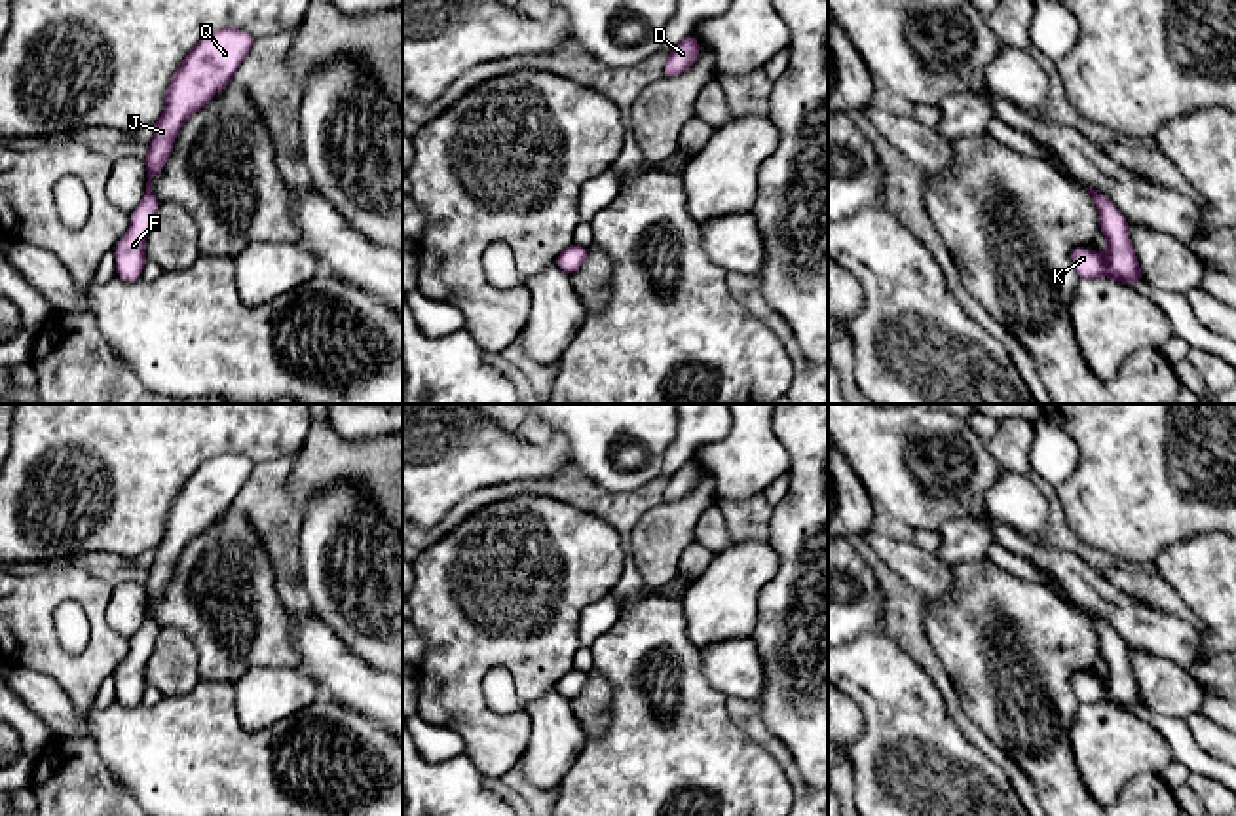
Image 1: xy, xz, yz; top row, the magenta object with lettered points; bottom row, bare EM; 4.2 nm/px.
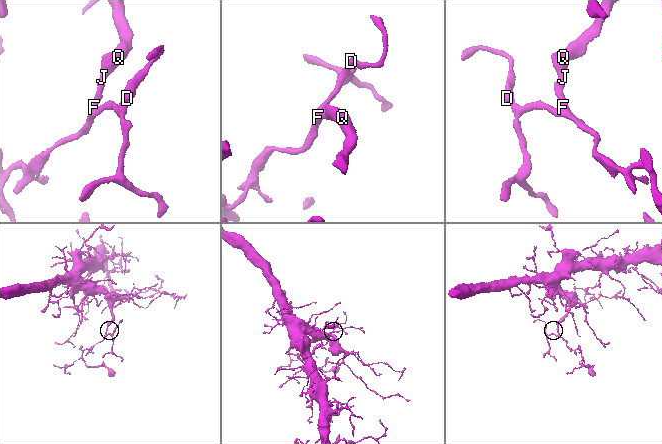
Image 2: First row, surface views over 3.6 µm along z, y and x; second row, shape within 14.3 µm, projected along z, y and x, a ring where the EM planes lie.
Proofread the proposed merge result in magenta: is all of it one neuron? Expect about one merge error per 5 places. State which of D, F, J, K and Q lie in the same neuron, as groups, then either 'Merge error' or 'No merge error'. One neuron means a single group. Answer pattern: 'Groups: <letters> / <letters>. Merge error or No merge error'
Groups: D F J K Q. No merge error

